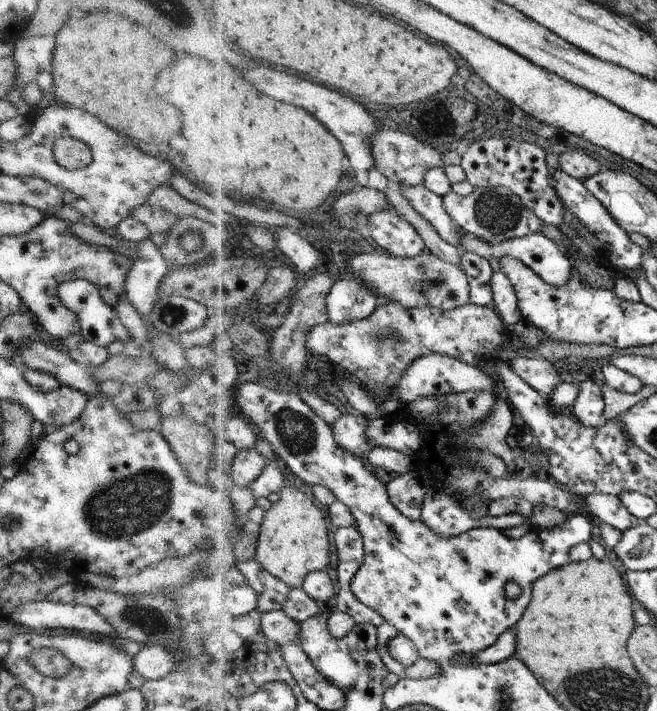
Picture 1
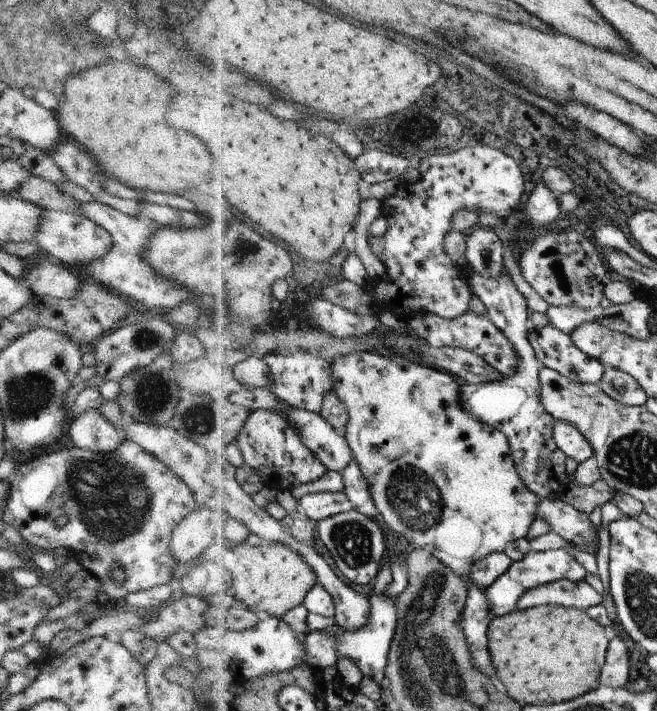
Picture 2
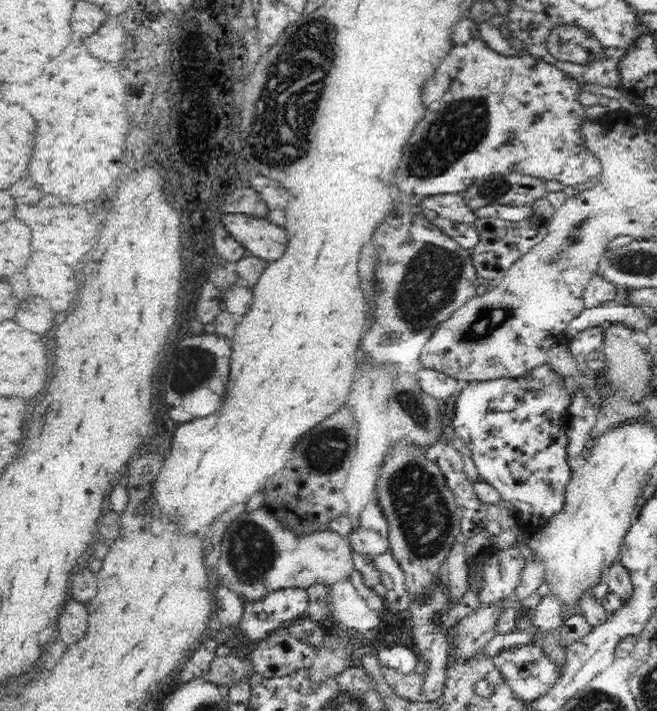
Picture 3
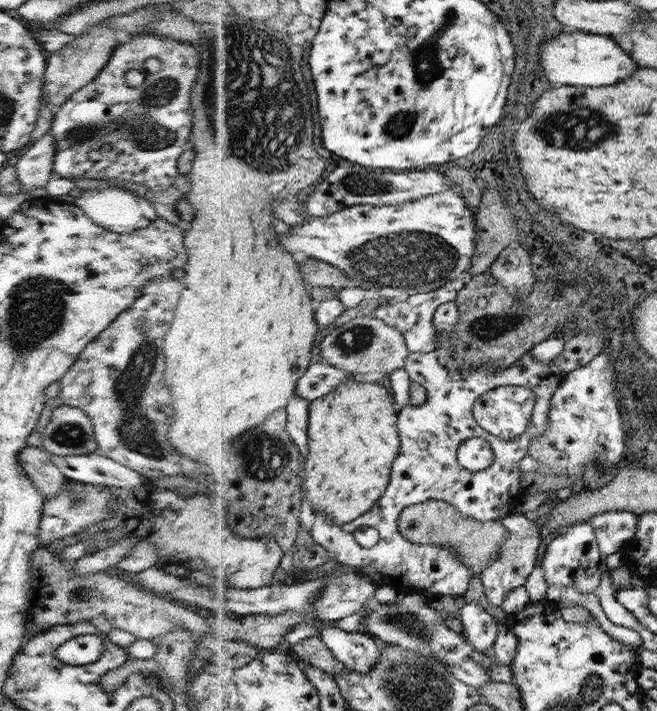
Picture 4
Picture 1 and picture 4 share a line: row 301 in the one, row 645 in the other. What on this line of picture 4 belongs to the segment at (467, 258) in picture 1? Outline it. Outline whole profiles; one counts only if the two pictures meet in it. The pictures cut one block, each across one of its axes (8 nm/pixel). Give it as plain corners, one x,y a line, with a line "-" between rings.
478,602
466,603
459,615
464,620
469,645
478,653
489,653
500,627
494,616

